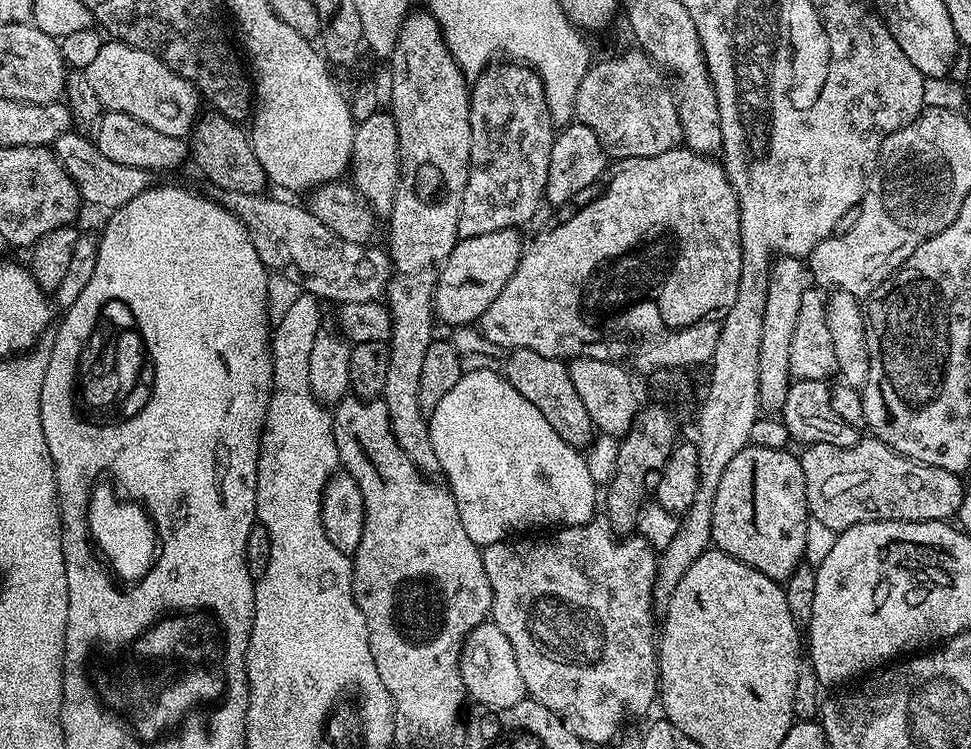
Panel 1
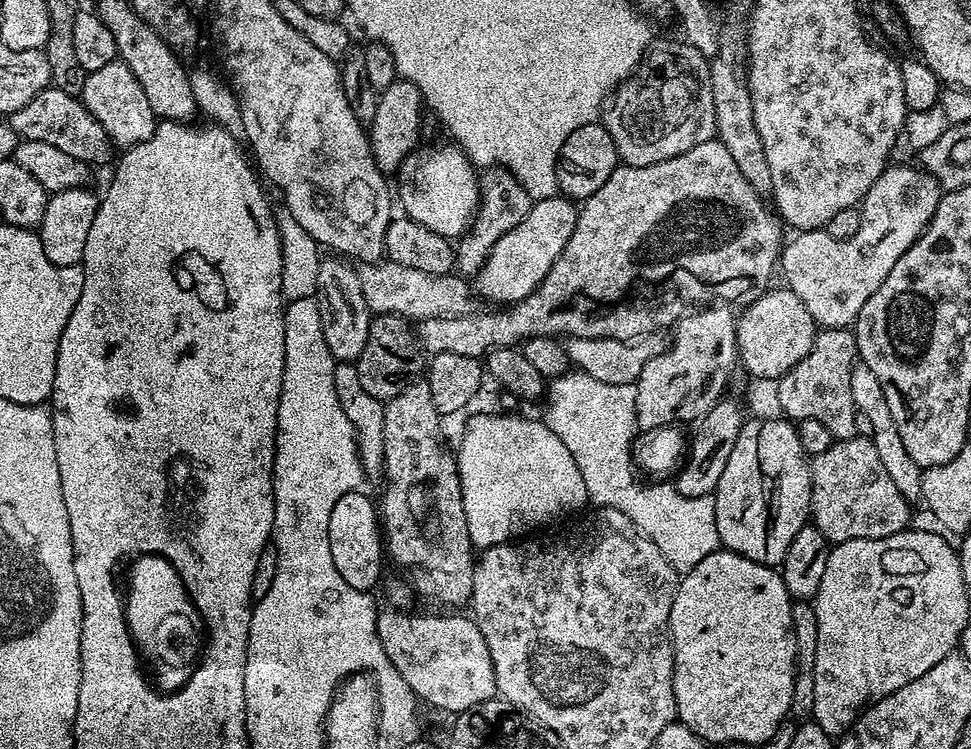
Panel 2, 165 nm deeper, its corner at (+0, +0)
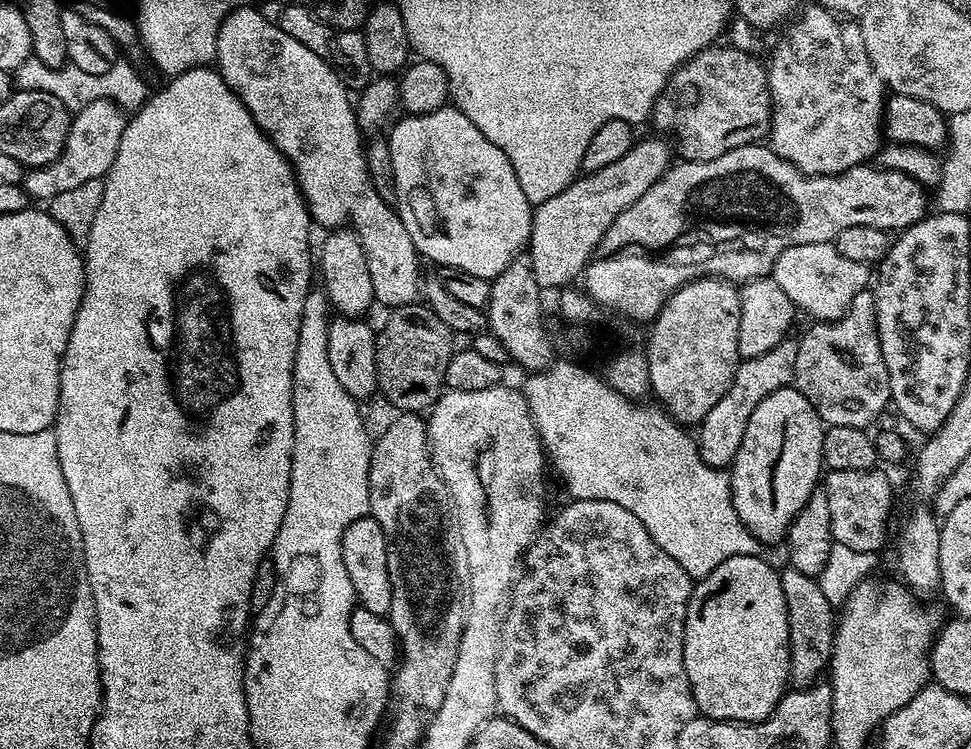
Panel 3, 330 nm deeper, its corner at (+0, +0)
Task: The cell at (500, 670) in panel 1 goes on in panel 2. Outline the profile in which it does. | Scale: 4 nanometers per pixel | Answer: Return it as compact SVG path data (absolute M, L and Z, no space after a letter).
M404 610L392 611L396 612L381 611L377 615L378 638L382 642L382 650L386 650L386 658L390 658L394 670L402 674L406 686L410 686L417 701L424 703L425 700L444 712L459 714L470 710L470 706L478 706L497 695L490 646L486 646L486 638L482 638L482 630L478 630L475 620L467 615L408 617Z

